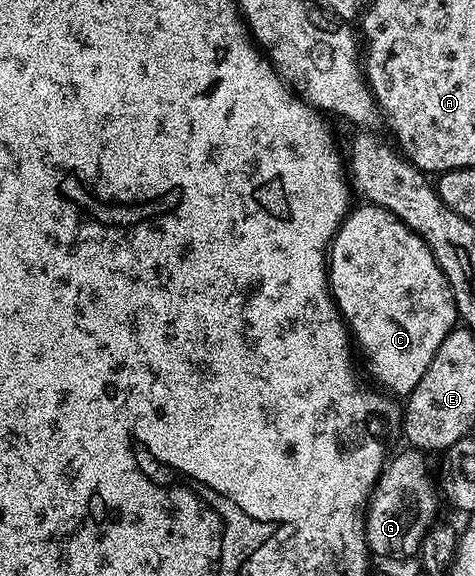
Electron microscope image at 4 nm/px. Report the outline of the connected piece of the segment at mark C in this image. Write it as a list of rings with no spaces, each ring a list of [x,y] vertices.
[[[361,204],[358,210],[357,207],[350,209],[341,221],[341,227],[337,229],[333,241],[330,242],[327,251],[327,269],[329,271],[329,293],[332,294],[333,302],[337,305],[337,313],[343,319],[345,325],[349,327],[349,333],[356,349],[360,353],[361,350],[365,353],[365,358],[369,361],[370,376],[378,382],[376,385],[382,391],[385,389],[390,390],[393,394],[409,395],[415,388],[415,384],[419,384],[419,380],[423,380],[423,372],[427,372],[427,364],[431,364],[435,352],[439,352],[439,344],[443,344],[443,340],[455,329],[459,322],[455,300],[451,296],[451,288],[447,284],[447,276],[443,276],[431,248],[427,248],[425,241],[411,228],[407,228],[407,224],[403,224],[403,220],[399,220],[399,216],[395,216],[387,208]]]

